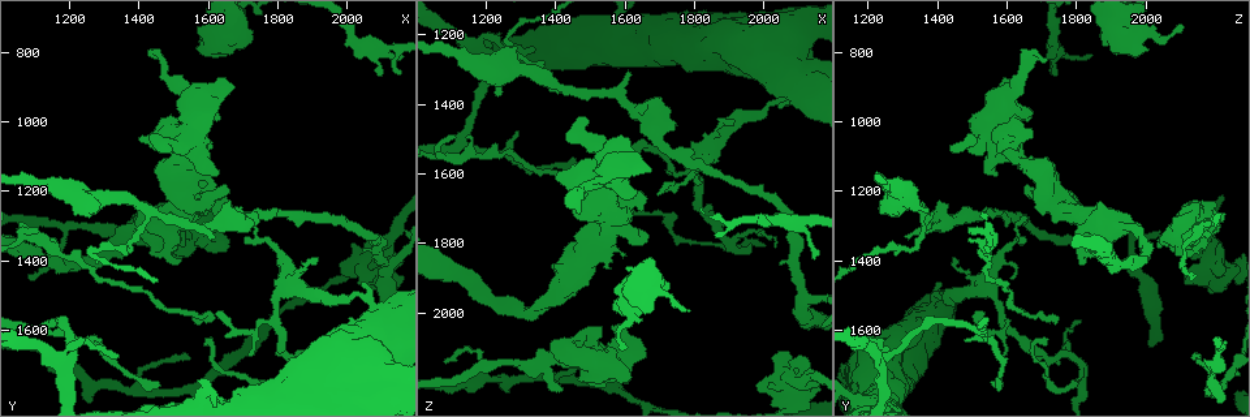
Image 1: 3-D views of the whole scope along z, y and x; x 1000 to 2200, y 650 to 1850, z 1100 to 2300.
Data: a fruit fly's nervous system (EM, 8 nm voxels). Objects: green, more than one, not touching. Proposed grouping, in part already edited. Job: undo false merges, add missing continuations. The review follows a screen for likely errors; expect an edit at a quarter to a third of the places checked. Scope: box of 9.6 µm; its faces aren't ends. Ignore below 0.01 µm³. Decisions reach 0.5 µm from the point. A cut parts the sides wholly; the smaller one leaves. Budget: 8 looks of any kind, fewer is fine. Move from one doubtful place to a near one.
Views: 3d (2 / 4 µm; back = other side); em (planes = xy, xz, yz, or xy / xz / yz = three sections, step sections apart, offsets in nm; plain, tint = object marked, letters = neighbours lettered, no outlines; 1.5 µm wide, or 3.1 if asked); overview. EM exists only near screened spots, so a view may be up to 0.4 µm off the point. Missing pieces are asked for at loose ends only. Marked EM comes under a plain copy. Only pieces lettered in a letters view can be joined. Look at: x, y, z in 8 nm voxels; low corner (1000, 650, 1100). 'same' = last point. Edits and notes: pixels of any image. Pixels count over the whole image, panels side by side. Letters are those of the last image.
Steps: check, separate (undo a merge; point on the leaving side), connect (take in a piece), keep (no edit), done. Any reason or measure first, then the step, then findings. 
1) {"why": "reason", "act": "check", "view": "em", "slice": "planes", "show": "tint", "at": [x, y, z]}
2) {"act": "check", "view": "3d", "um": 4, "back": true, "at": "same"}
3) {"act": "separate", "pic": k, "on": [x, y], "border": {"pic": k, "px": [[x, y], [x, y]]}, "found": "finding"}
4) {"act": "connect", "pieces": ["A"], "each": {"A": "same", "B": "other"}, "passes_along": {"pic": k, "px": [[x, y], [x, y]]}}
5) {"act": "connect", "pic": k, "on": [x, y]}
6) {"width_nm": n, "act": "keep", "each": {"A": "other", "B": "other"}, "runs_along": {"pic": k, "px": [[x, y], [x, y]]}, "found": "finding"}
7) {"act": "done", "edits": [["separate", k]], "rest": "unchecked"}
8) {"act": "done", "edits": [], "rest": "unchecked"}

{"why": "an open end", "act": "check", "view": "em", "slice": "planes", "show": "letters", "at": [1560, 1360, 2050]}

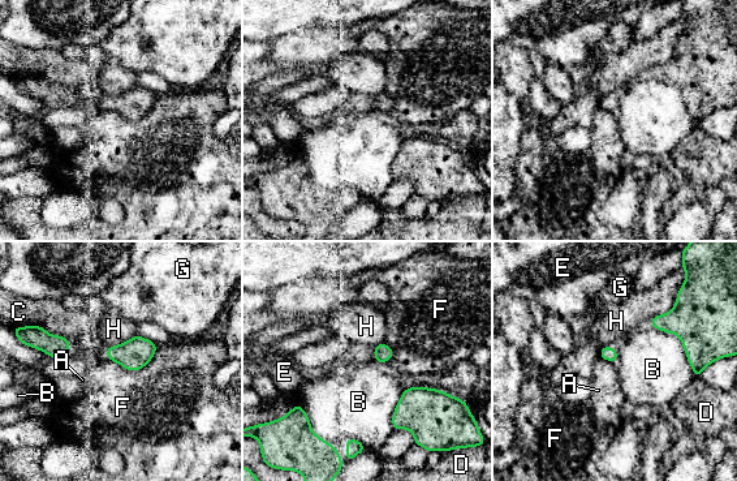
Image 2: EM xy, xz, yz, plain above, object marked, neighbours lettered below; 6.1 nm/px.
{"longest_contact_nm": ["B", 360], "act": "keep", "each": {"A": "other", "B": "other", "C": "other", "D": "other", "E": "other", "F": "other", "G": "other", "H": "other"}, "border": {"pic": 2, "px": [[660, 330], [680, 339], [695, 377]]}, "found": "none of them fits"}

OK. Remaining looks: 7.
{"why": "branch stops here", "act": "check", "view": "em", "slice": "yz", "step": 8, "show": "letters", "at": [2020, 1350, 2210]}

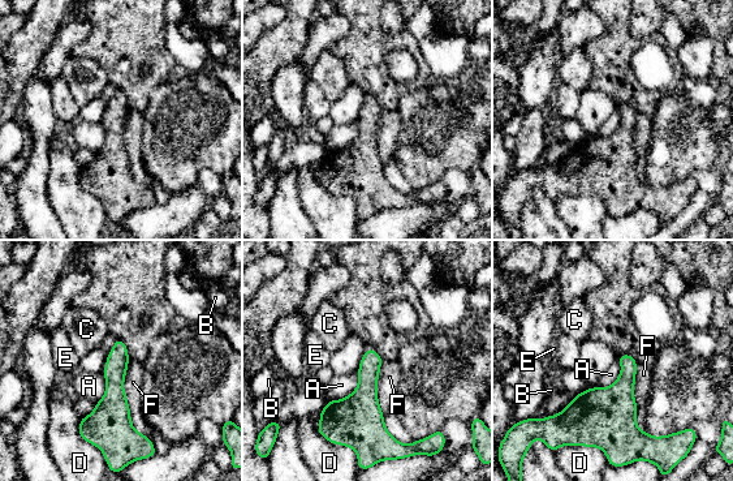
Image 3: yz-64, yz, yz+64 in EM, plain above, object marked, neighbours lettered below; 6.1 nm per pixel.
{"act": "check", "view": "em", "slice": "planes", "show": "letters", "at": "same"}

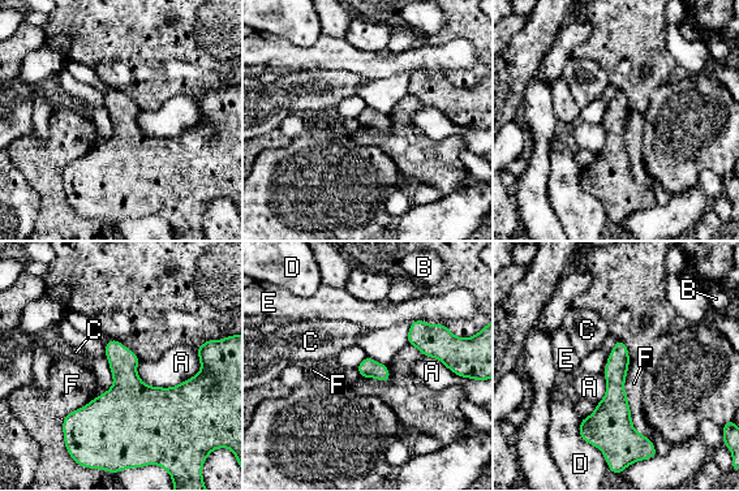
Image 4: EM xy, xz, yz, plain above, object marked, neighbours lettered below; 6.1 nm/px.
{"act": "keep", "each": {"A": "other", "B": "other", "C": "other", "D": "other", "E": "other", "F": "other"}, "border": {"pic": 4, "px": [[197, 350], [177, 384], [136, 373]]}, "found": "no lettered piece goes on from it"}

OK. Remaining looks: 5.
{"why": "calibre changes", "act": "check", "view": "3d", "um": 2, "at": [2120, 1400, 1950]}

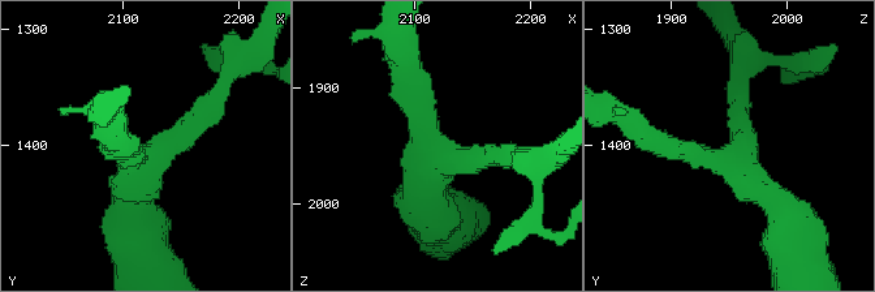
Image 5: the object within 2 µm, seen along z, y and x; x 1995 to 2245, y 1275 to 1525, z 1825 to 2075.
{"arms": 3, "why": "need the tissue", "act": "check", "view": "em", "slice": "xy", "step": 8, "show": "tint", "at": [2112, 1410, 1944]}

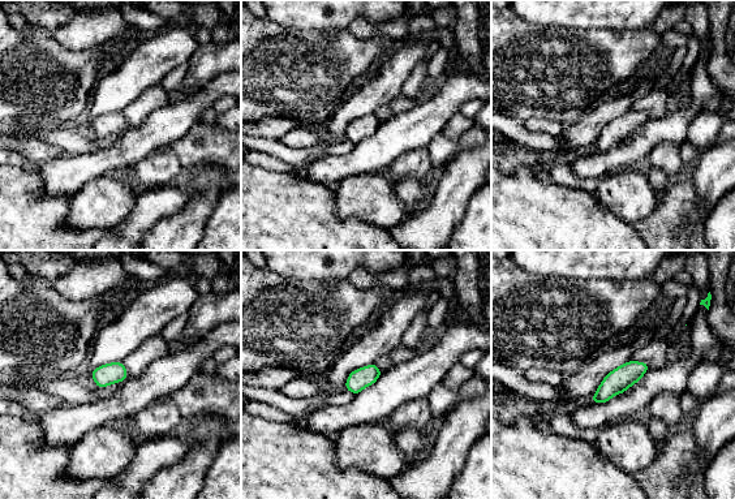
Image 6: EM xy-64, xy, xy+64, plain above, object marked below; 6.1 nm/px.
{"why": "what lies round it", "act": "check", "view": "em", "slice": "xy", "step": 8, "show": "letters", "at": "same"}

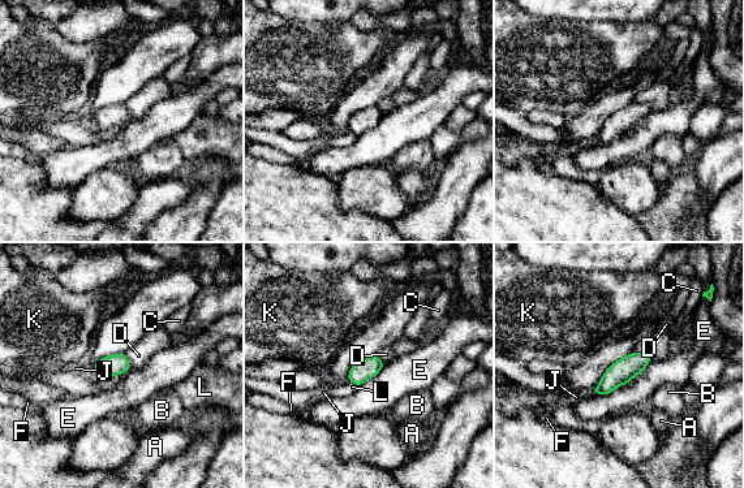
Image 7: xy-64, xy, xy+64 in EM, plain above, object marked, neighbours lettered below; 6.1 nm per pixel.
{"width_nm": 130, "act": "keep", "each": {"A": "other", "B": "other", "C": "other", "D": "other", "E": "other", "F": "other", "J": "other", "K": "other", "L": "other"}, "found": "all the same neuron"}

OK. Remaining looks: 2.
{"why": "free end", "act": "check", "view": "em", "slice": "planes", "show": "letters", "at": [1750, 1270, 1460]}

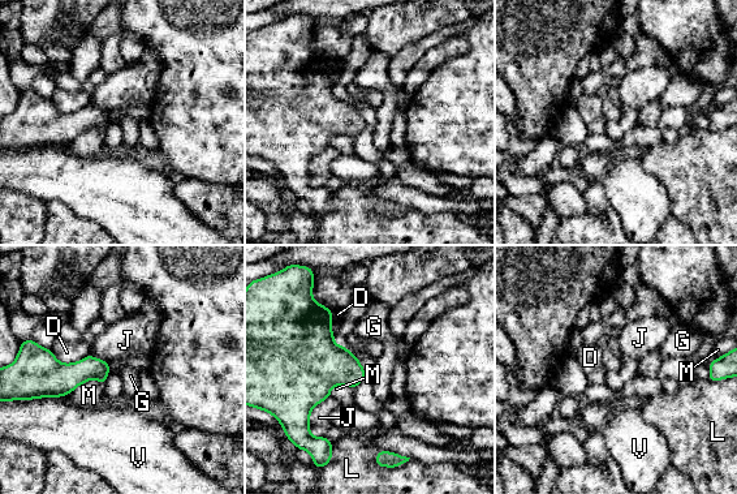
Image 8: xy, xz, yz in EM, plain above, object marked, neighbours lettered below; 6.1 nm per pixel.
{"act": "keep", "each": {"D": "other", "G": "other", "J": "other", "L": "other", "M": "other", "V": "other"}, "border": {"pic": 8, "px": [[50, 349], [63, 363], [87, 355]]}, "found": "none of them fits"}

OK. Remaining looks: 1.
{"act": "done", "edits": [], "rest": "unchecked"}

